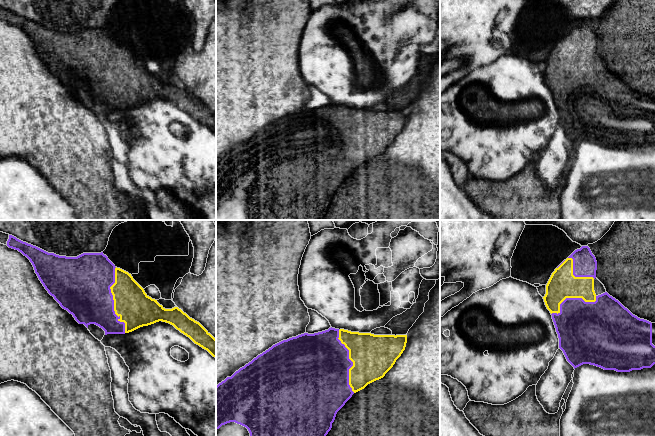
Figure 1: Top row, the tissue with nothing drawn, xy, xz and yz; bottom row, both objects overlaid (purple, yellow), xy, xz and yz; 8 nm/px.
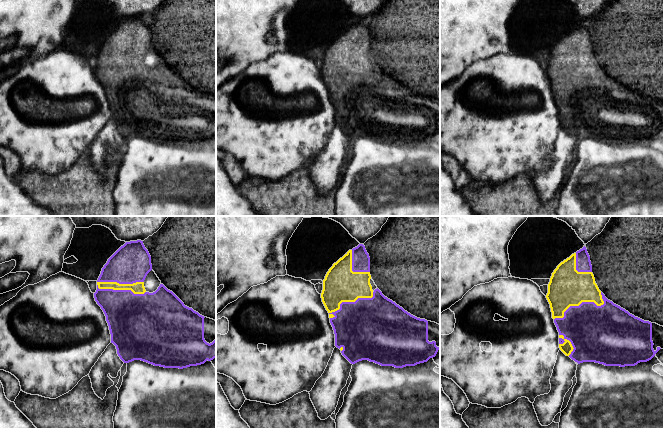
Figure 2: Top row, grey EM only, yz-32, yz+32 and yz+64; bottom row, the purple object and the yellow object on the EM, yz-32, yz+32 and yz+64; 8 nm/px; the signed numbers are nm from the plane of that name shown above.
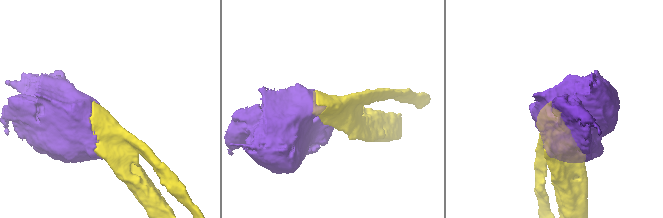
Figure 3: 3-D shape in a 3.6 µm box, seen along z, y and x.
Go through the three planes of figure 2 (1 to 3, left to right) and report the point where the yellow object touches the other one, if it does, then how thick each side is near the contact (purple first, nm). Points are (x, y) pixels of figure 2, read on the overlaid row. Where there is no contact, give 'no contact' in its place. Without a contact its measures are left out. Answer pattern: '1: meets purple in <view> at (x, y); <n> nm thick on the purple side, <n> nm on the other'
1: meets purple in yz-32 at (120, 290); 400 nm thick on the purple side, 100 nm on the other
2: meets purple in yz+32 at (349, 302); 480 nm thick on the purple side, 280 nm on the other
3: meets purple in yz+64 at (582, 302); 400 nm thick on the purple side, 300 nm on the other

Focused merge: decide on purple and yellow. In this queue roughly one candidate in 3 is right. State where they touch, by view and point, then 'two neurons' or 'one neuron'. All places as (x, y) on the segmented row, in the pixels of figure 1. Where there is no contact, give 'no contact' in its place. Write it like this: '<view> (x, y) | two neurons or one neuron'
xy (113, 301) | one neuron

